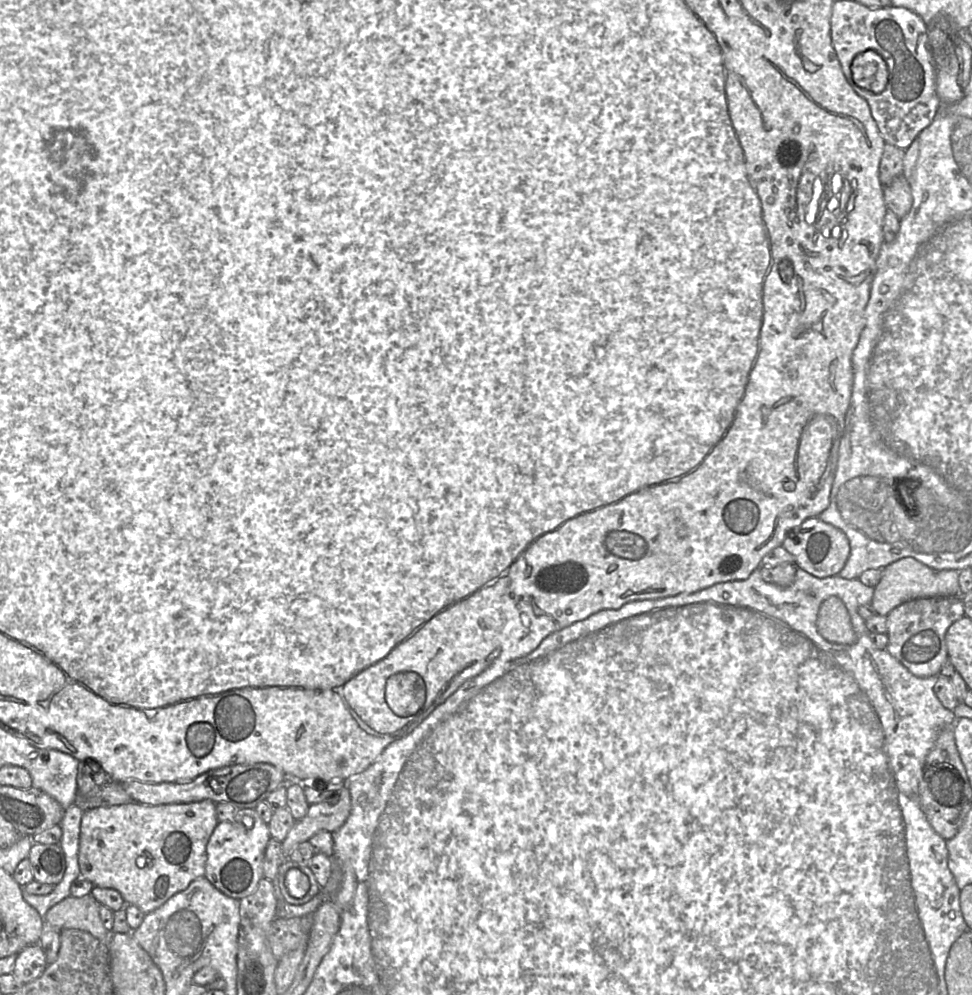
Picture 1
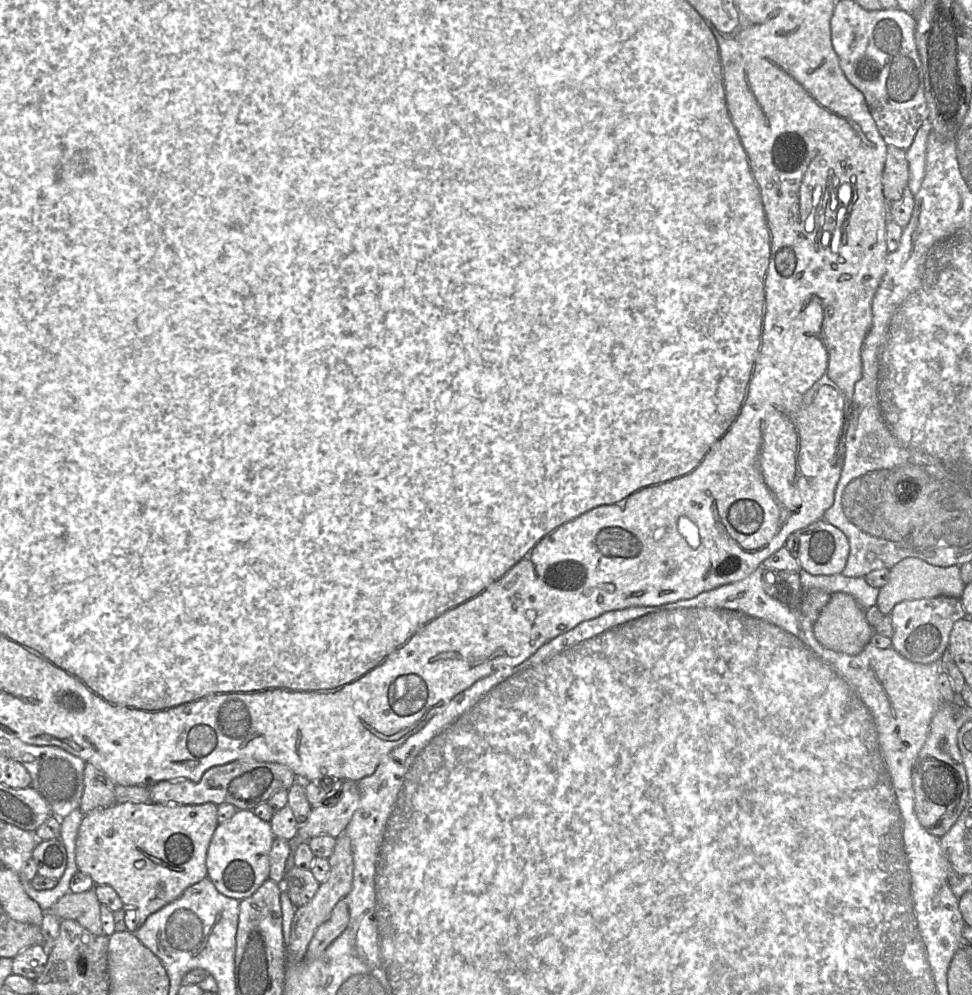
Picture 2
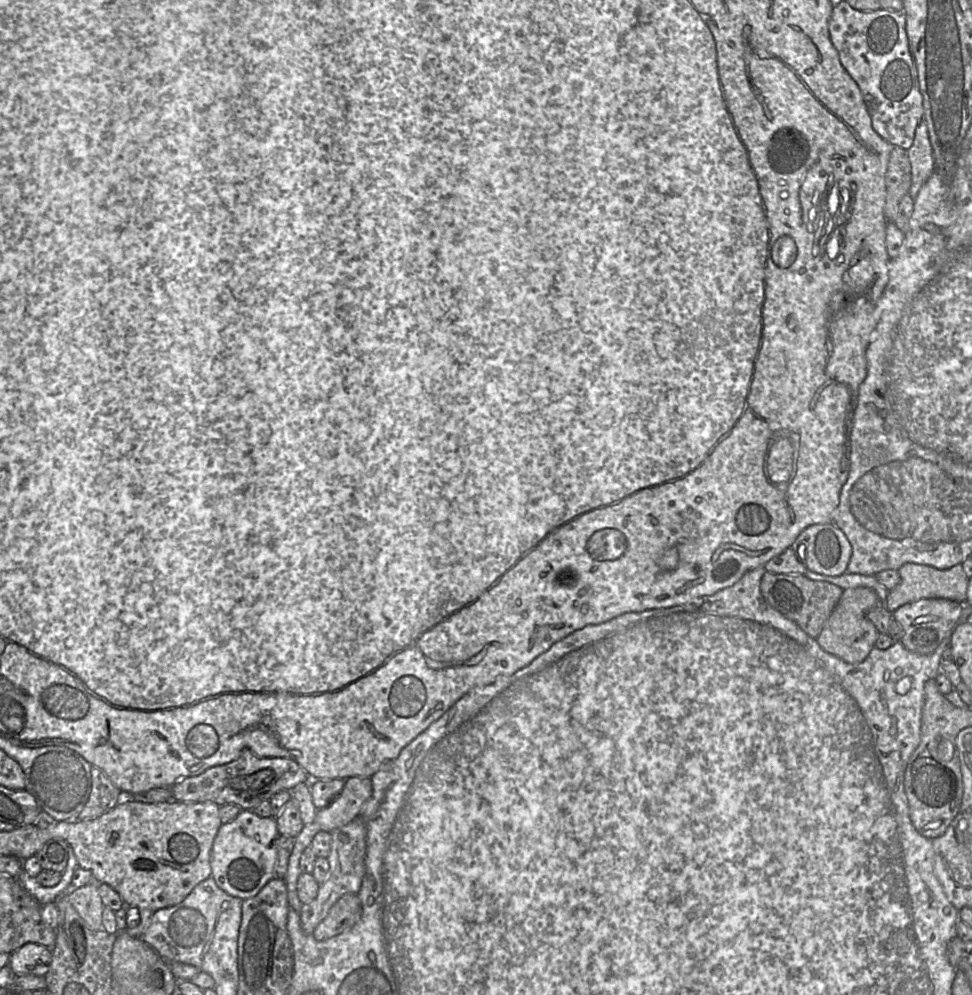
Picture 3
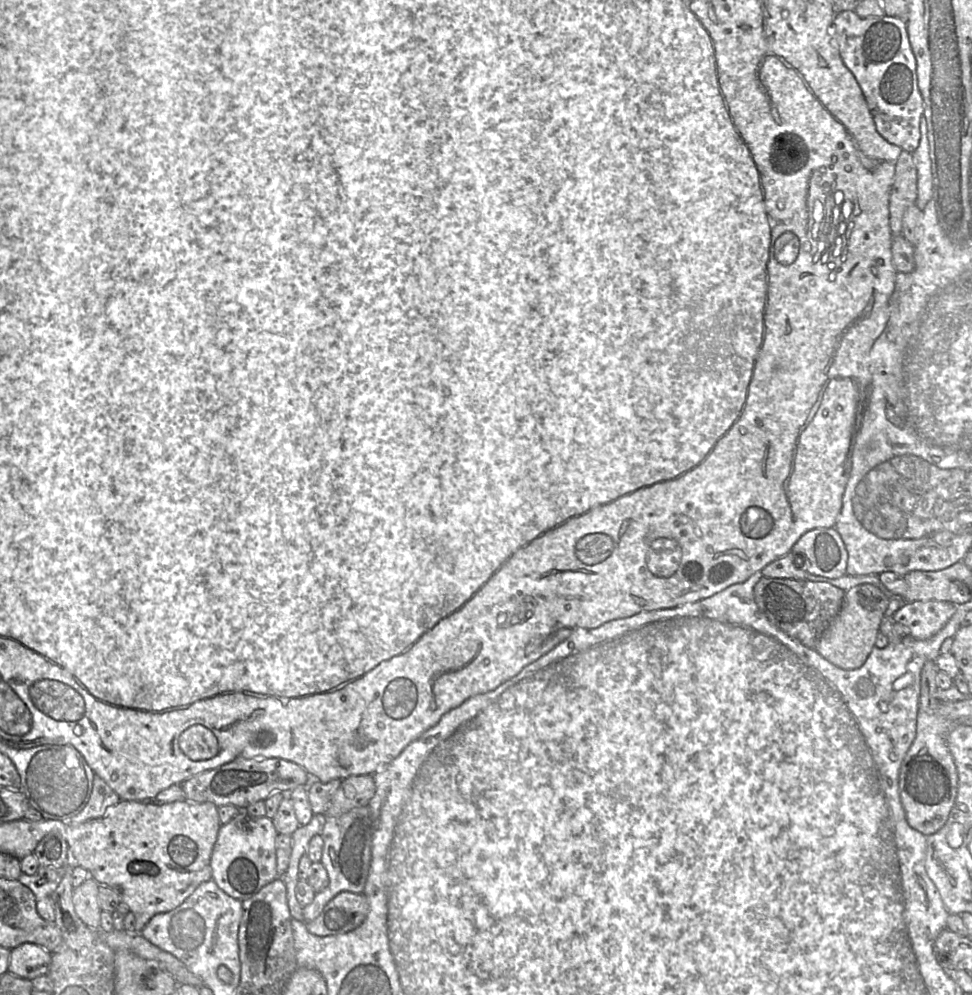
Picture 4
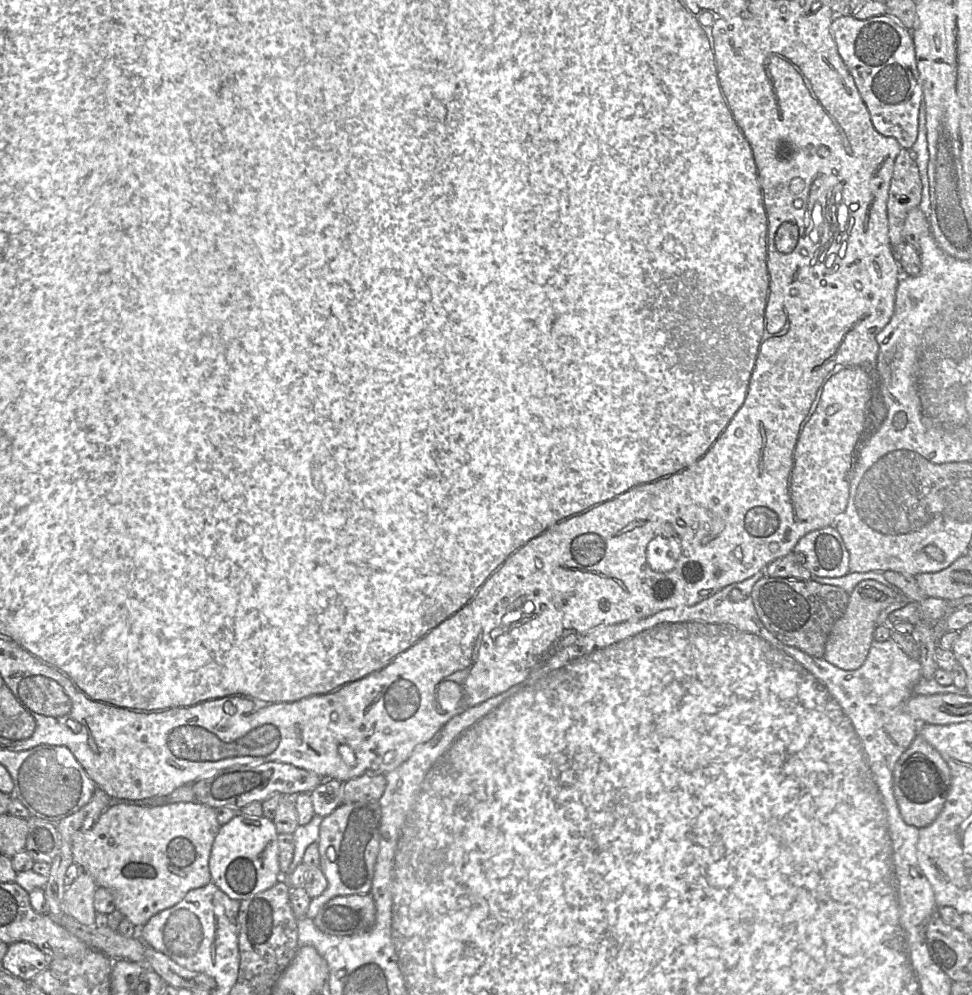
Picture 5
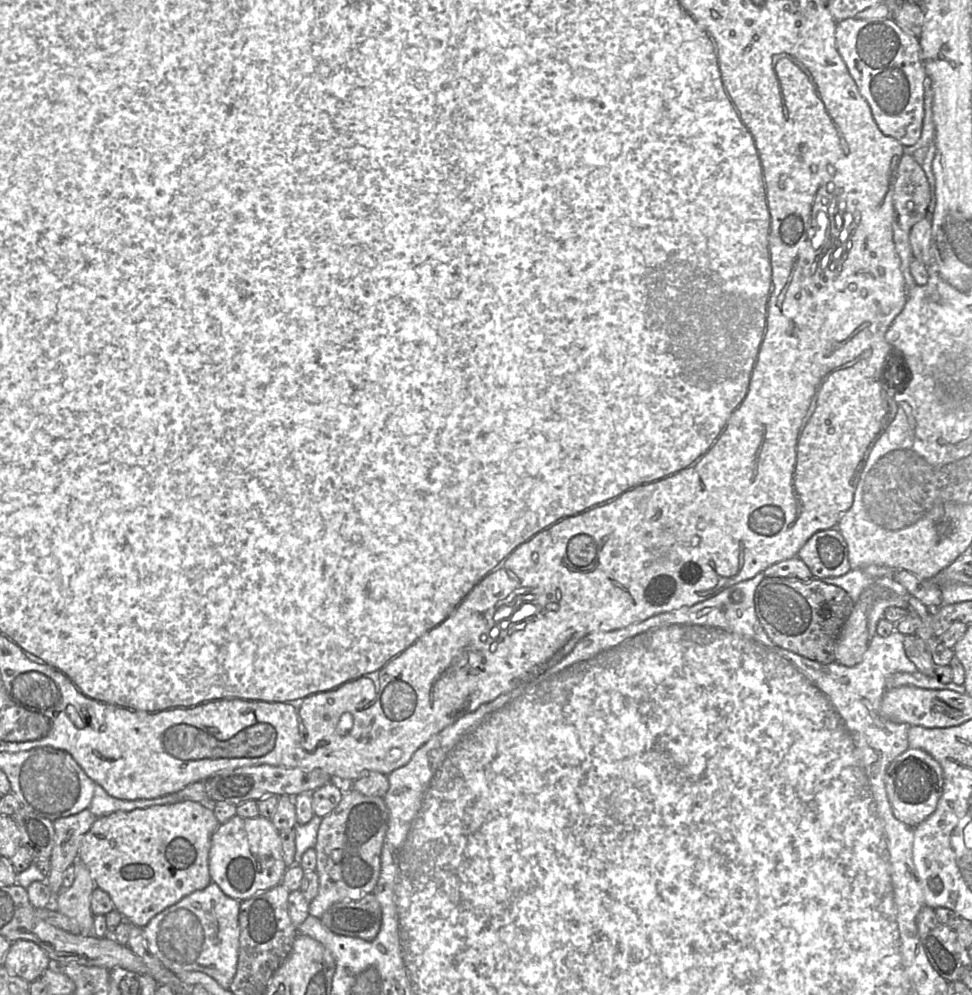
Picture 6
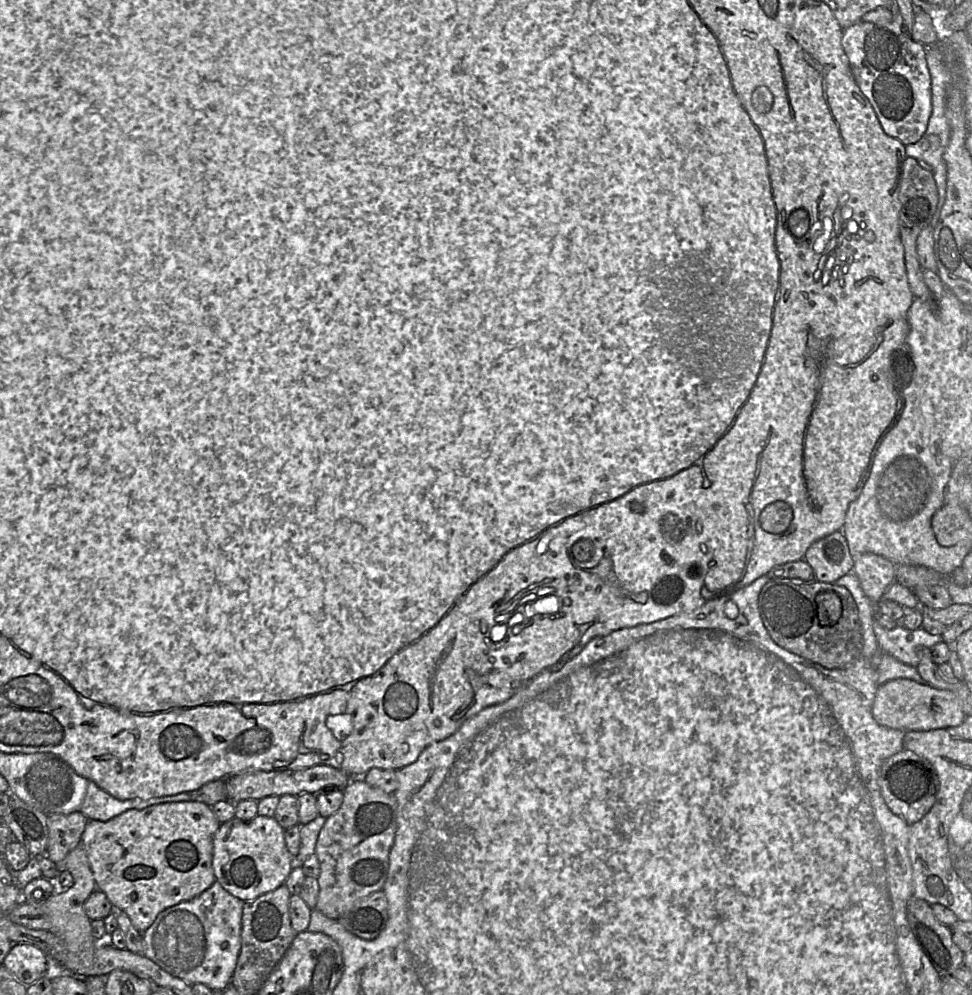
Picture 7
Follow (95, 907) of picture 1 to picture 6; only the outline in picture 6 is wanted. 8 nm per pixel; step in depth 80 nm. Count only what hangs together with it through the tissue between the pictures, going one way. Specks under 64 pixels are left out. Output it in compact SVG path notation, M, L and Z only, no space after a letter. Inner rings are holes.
M79 860L75 863L75 879L69 888L63 888L53 900L55 910L75 920L80 928L79 935L93 935L94 914L91 911L91 895L97 887L88 868Z

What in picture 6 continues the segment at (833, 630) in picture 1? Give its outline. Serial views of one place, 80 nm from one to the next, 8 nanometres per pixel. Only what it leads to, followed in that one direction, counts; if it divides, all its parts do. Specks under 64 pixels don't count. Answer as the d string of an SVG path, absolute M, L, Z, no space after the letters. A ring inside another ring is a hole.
M870 586L861 593L836 641L835 662L853 667L862 660L869 645L869 612L877 602L892 596L895 594L891 590L879 586Z

